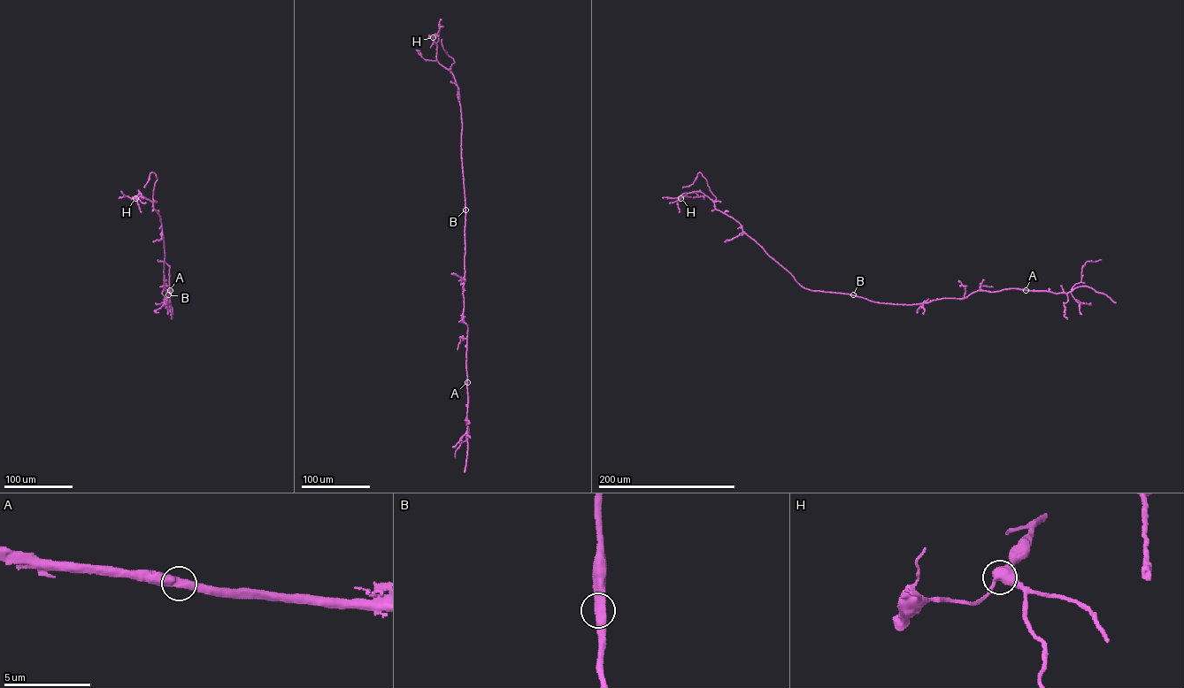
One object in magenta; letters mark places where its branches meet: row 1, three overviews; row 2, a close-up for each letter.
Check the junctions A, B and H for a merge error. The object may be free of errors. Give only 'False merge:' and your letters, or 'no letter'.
False merge: no letter

